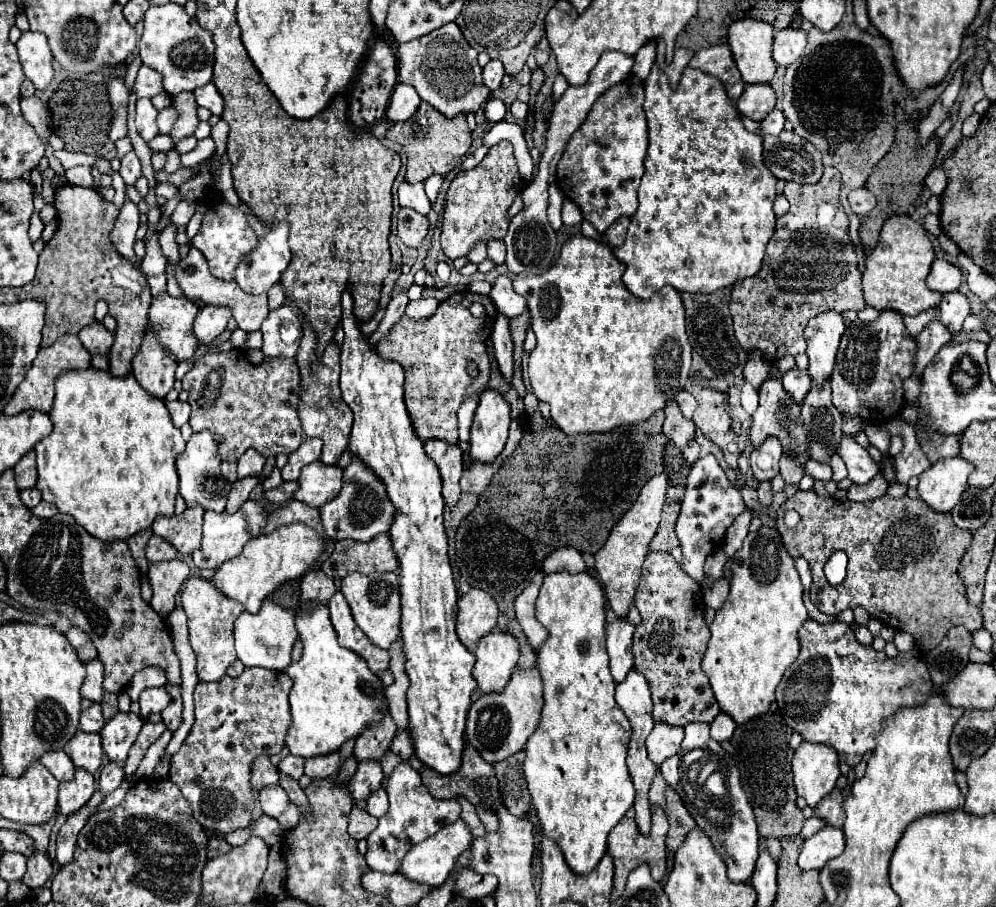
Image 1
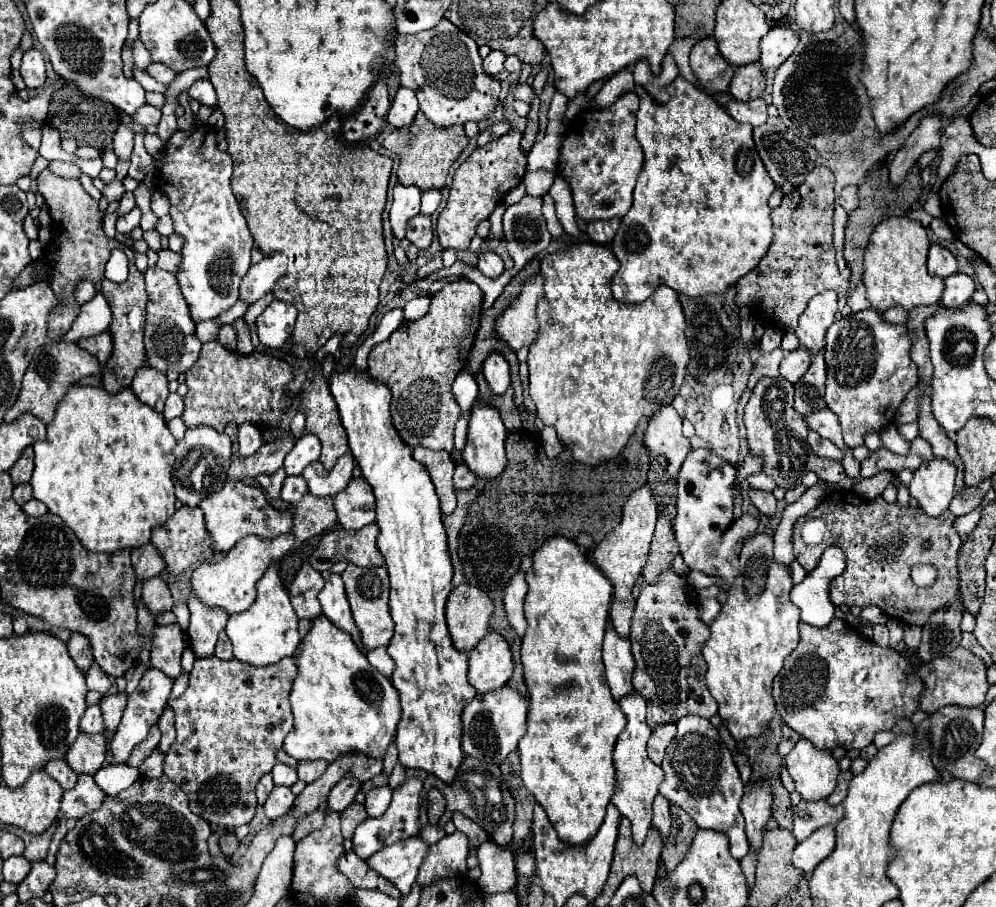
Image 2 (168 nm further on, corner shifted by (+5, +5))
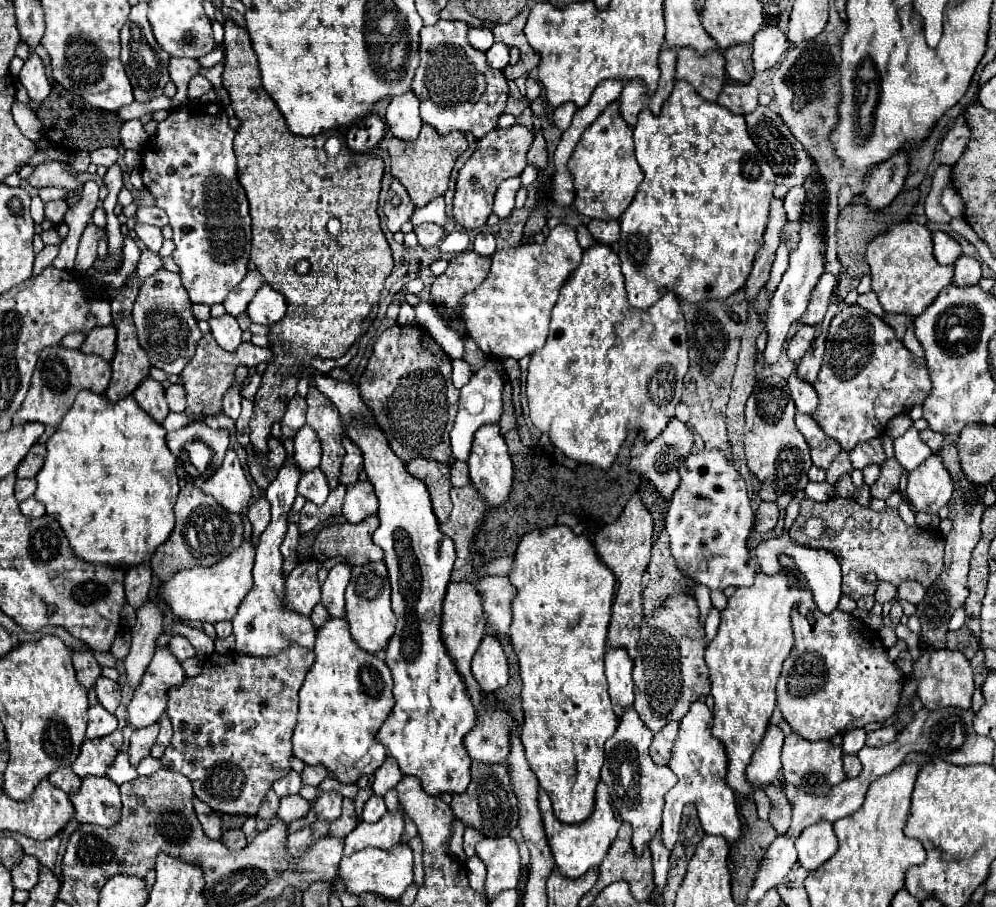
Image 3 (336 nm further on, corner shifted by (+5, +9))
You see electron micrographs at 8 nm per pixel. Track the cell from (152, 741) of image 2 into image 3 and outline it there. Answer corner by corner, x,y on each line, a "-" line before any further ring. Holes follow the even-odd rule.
154,723
150,727
144,727
144,729
138,729
138,731
132,733
130,747
128,747
128,755
130,755
130,763
132,765
138,765
140,759
144,759
144,757
150,755
152,745
156,743
158,729
160,729
158,723

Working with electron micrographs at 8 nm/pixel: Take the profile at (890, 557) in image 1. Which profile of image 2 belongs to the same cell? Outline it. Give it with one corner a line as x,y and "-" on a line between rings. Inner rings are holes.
838,489
828,493
812,513
796,521
792,537
794,555
806,571
812,571
826,547
840,547
846,555
846,567
842,577
836,577
830,585
830,599
834,599
834,605
876,605
888,617
900,619
906,625
924,625
934,609
942,609
958,595
956,555
962,541
952,529
952,523
954,515
948,509
938,517
930,517
918,507
900,507
898,503
886,503
882,497
866,503
856,493
-
812,517
824,519
832,531
832,539
822,547
806,547
798,533
800,525
-
918,563
930,563
938,569
938,579
932,587
920,589
912,583
910,569

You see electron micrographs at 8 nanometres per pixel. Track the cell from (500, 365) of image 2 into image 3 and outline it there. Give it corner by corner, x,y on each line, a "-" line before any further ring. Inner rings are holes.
490,359
478,373
472,375
470,383
460,389
460,403
458,403
458,415
450,433
452,441
452,455
458,461
466,461
470,455
472,437
484,423
498,423
502,415
502,389
504,389
504,375
502,365
496,359

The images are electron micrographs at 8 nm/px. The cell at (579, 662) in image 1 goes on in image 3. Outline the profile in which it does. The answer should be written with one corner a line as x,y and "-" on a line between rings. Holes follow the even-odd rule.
554,525
536,529
522,537
510,581
518,587
512,601
514,619
508,635
520,661
524,709
520,739
524,753
530,769
538,777
540,787
548,793
558,821
570,825
582,823
594,809
594,789
604,763
604,743
616,733
618,727
618,717
612,709
604,677
606,633
610,625
616,577
598,559
594,547
584,535
576,535
566,525

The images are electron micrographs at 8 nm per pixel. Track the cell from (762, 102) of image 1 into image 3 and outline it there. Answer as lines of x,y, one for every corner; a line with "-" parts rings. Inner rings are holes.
734,45
724,51
726,57
726,75
736,83
750,83
754,75
752,65
752,45

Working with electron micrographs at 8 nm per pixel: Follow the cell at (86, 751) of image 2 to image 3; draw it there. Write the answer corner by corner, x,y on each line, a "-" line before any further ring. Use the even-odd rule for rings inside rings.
114,731
100,739
86,739
82,743
78,759
72,765
72,771
80,779
84,779
88,775
98,775
98,777
104,775
110,761
118,755
122,743
124,743
124,739
122,739
120,731

